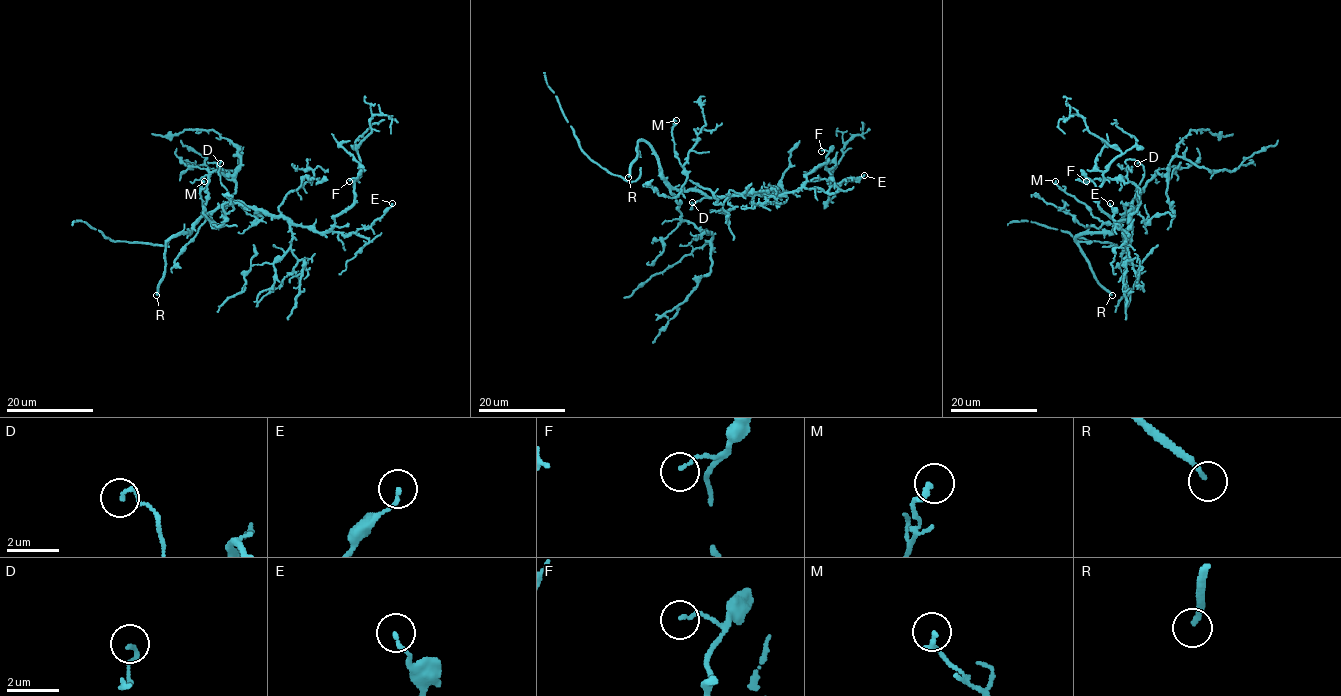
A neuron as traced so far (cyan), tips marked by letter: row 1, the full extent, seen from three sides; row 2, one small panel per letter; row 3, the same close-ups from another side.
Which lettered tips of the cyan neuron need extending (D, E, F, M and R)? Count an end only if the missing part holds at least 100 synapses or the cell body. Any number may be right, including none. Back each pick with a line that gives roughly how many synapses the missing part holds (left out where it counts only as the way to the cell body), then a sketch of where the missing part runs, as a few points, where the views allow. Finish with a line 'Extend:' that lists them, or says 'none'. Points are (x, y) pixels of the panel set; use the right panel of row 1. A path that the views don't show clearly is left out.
R: 450 syn
Extend: R

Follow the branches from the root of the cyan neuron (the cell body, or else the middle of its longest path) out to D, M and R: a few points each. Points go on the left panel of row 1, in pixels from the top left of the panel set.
D: (239, 201), (233, 200), (221, 183), (220, 163)
M: (239, 201), (220, 206), (199, 220), (202, 213), (214, 223), (203, 213), (200, 190), (204, 181)
R: (239, 201), (206, 212), (188, 232), (179, 232), (166, 243), (165, 271), (156, 295)

